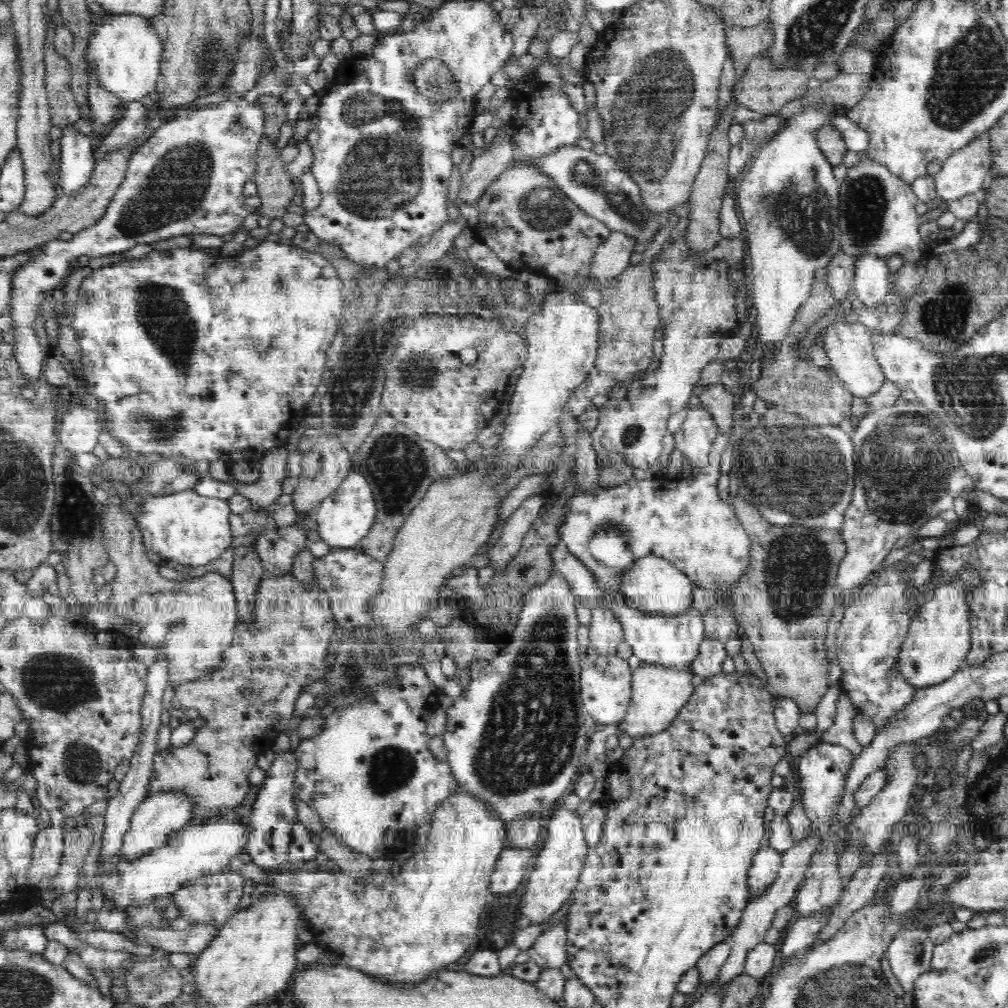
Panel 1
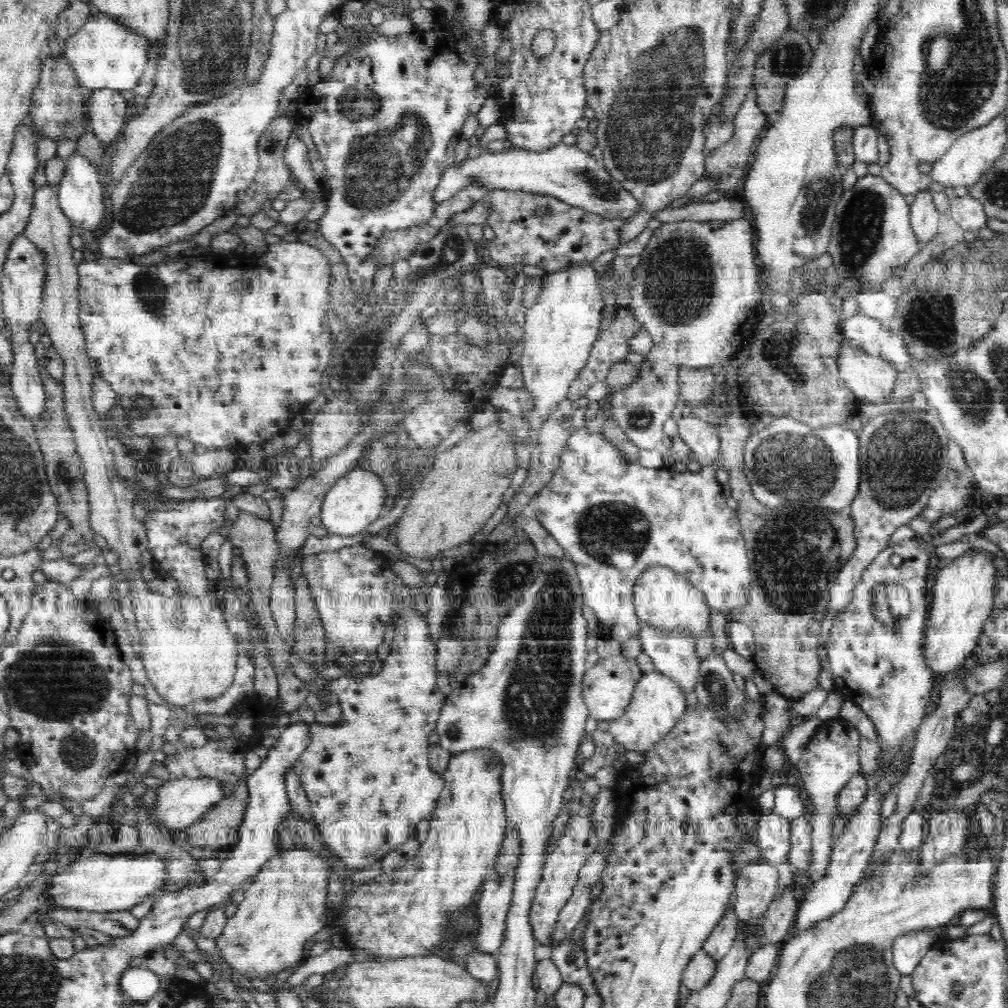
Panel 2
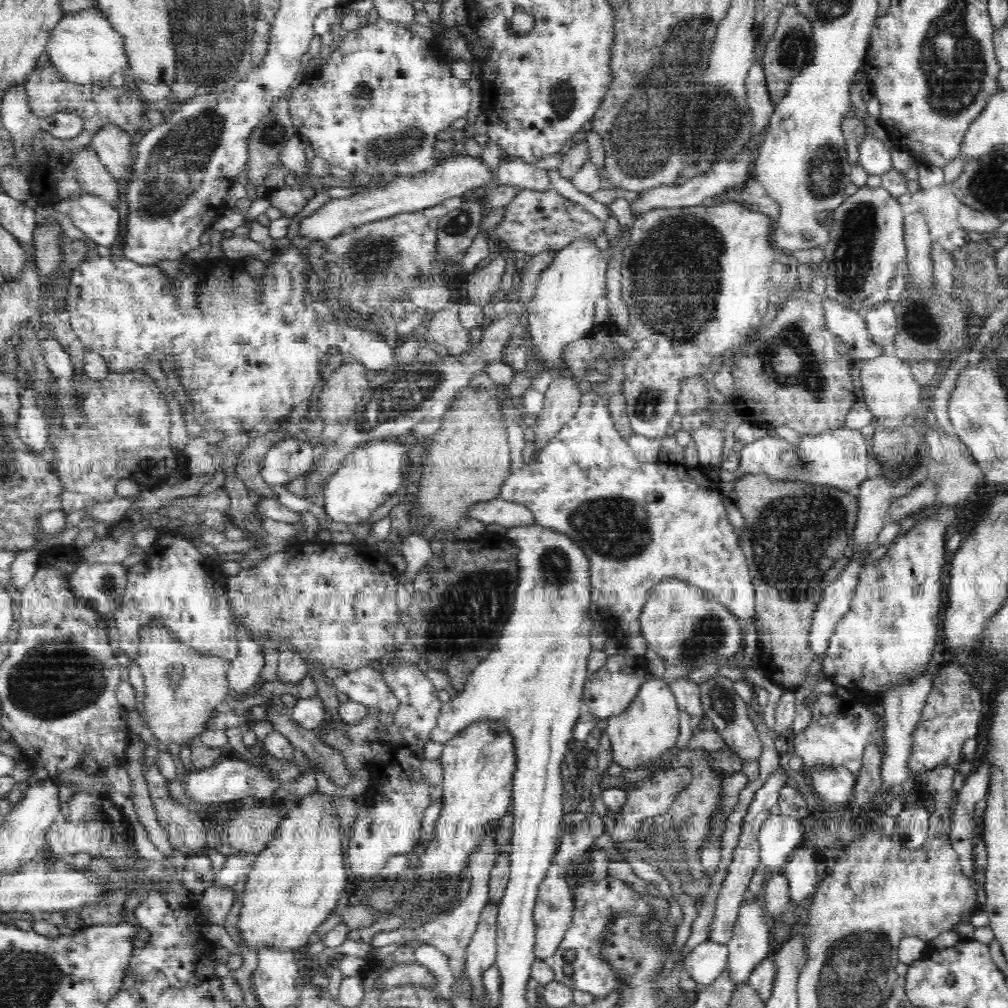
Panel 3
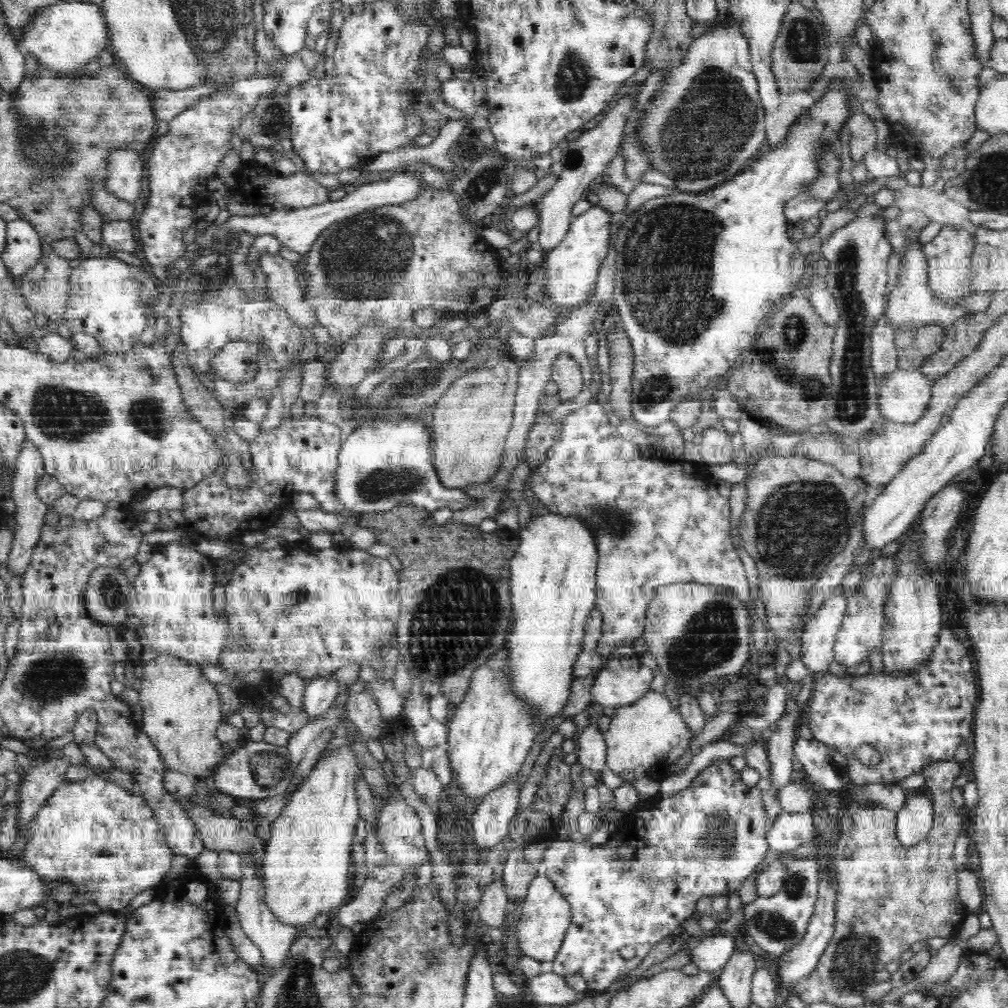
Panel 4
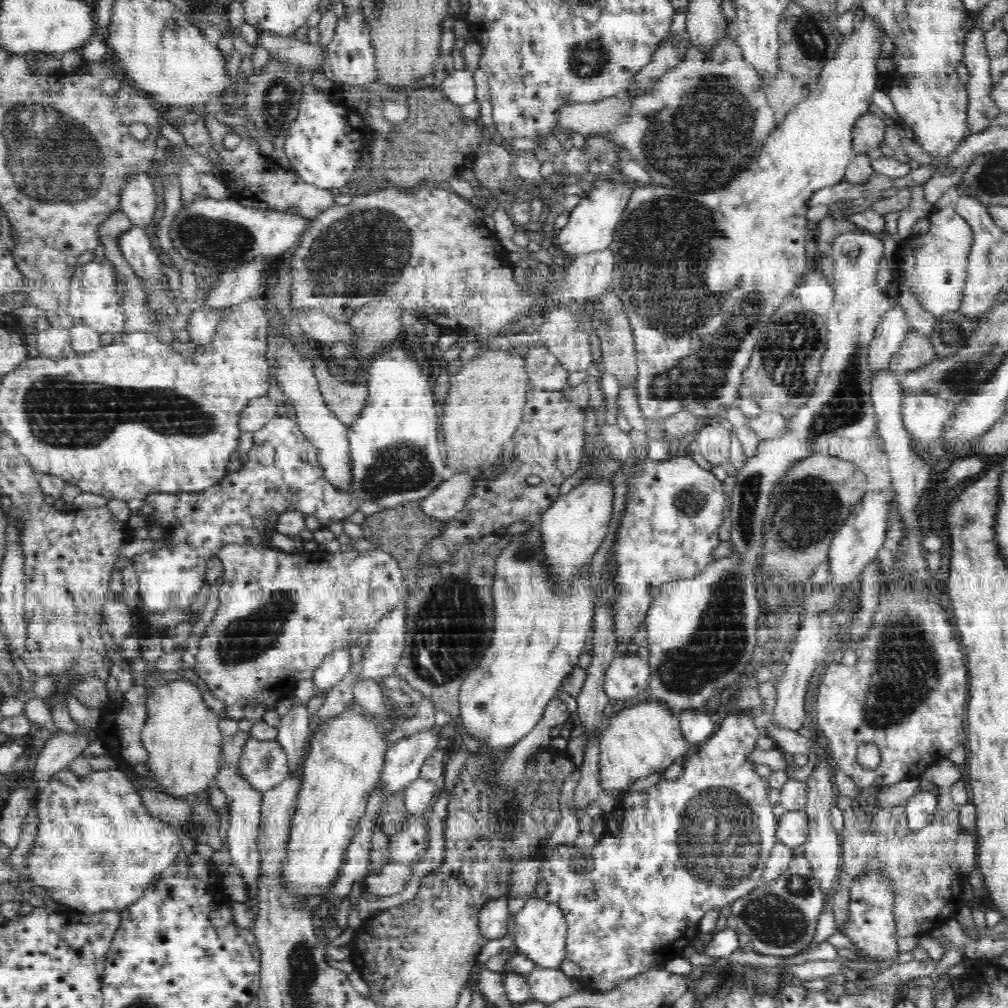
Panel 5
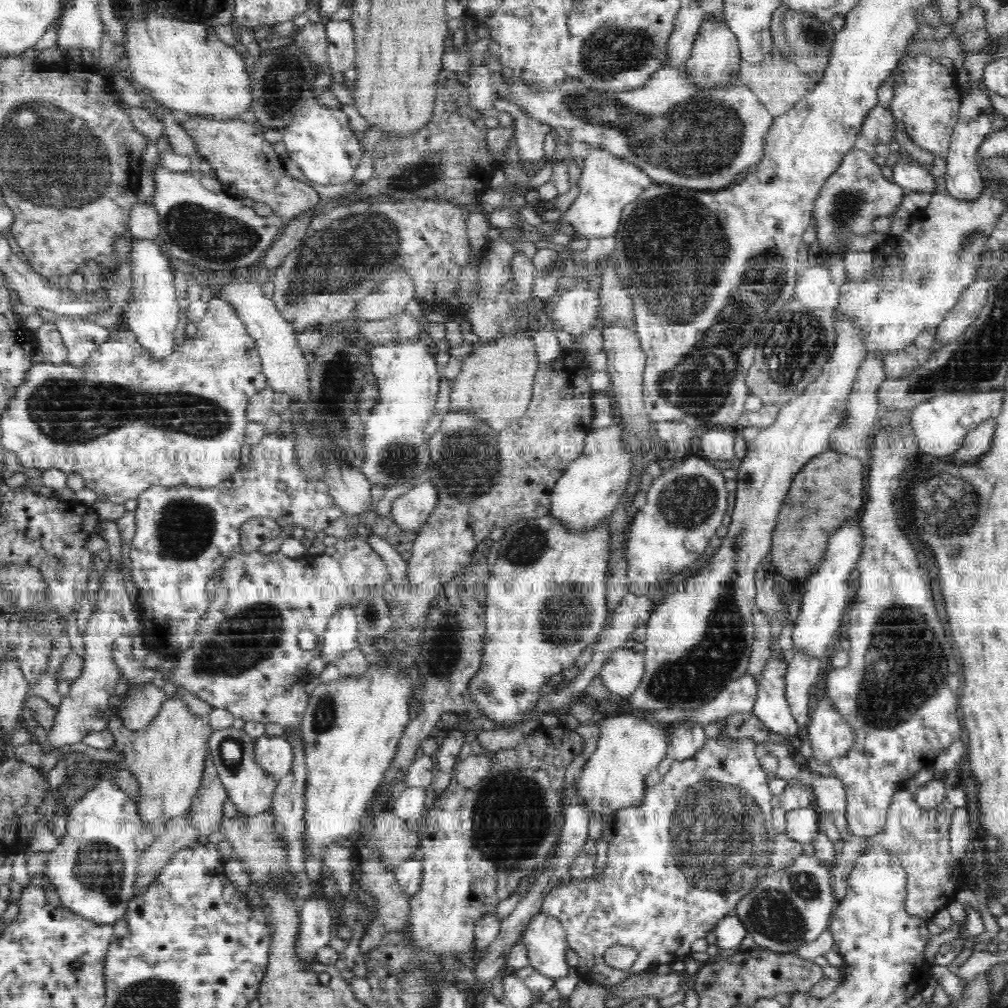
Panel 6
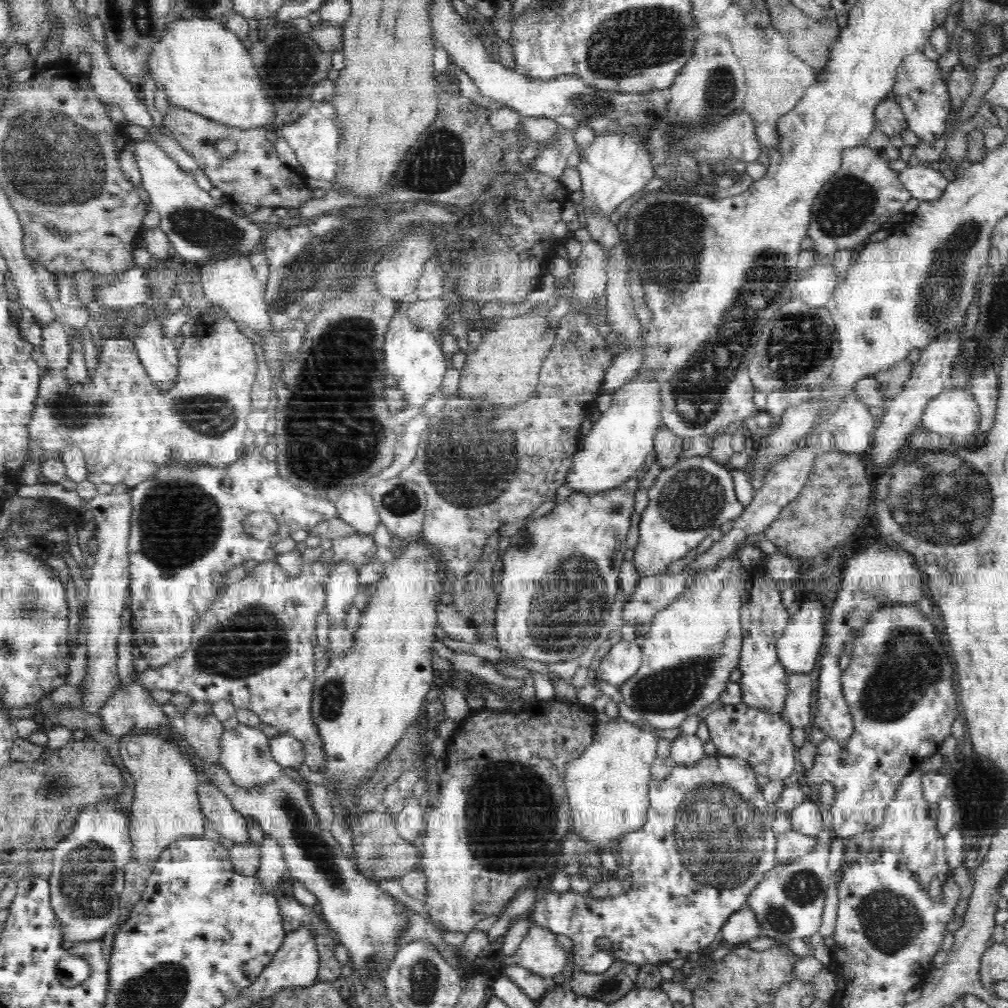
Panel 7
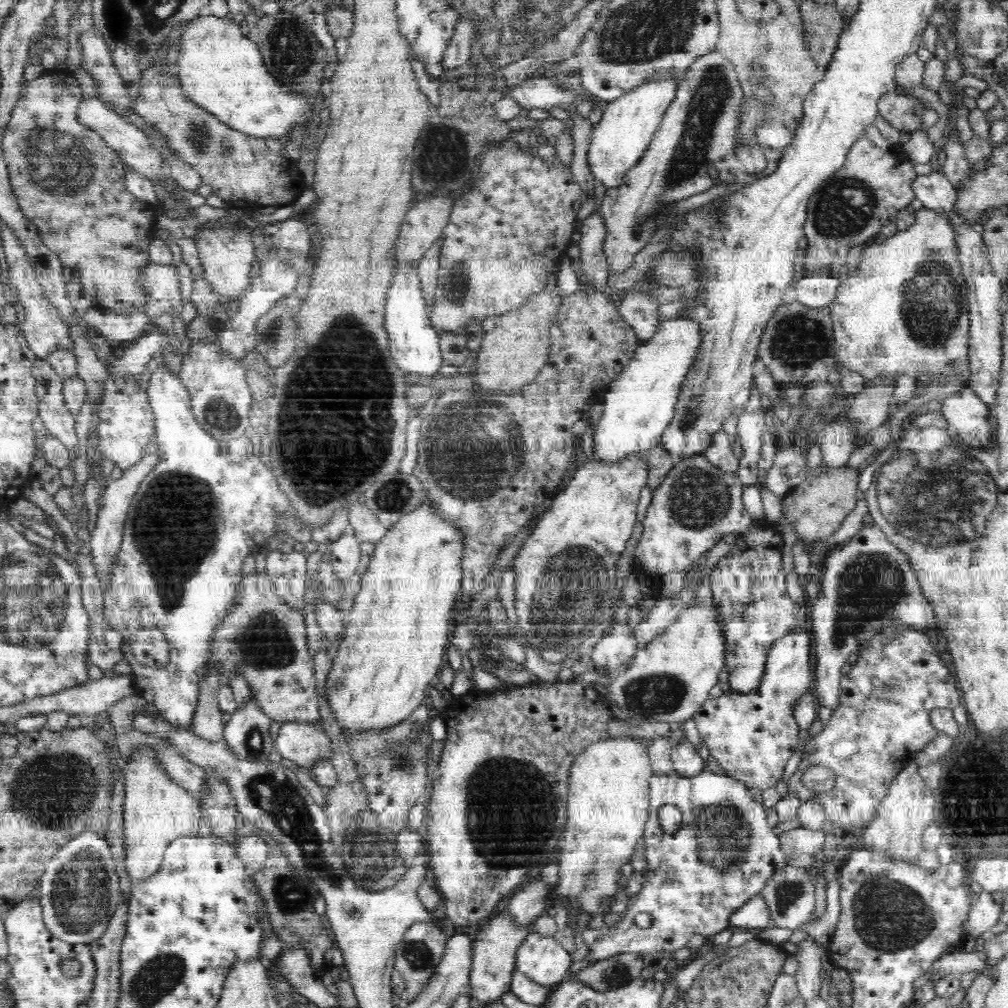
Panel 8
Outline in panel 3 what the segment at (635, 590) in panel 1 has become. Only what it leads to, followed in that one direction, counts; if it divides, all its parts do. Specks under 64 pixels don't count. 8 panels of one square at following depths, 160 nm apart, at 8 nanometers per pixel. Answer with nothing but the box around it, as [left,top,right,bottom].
[639,577,742,668]

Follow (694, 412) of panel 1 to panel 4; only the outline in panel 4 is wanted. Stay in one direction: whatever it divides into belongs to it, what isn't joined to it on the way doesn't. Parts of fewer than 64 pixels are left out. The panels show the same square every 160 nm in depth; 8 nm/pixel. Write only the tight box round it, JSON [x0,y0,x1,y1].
[698,427,734,466]

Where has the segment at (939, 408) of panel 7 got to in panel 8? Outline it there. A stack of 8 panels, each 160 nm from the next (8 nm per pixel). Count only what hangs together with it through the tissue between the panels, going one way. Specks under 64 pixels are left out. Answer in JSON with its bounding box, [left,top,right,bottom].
[939,386,988,434]

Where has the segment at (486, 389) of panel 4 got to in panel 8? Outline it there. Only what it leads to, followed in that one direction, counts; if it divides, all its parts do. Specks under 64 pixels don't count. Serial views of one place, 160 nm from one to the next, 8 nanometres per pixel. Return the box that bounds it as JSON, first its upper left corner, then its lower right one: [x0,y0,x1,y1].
[471,285,563,394]

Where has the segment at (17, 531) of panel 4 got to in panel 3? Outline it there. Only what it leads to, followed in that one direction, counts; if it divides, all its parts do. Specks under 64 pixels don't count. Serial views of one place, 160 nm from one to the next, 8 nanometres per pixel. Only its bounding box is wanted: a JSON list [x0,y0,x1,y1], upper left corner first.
[17,390,49,458]

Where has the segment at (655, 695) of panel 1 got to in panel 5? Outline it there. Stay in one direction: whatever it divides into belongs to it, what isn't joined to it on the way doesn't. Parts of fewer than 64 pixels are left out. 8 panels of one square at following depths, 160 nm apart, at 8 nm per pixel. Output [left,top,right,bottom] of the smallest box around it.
[600,701,694,800]

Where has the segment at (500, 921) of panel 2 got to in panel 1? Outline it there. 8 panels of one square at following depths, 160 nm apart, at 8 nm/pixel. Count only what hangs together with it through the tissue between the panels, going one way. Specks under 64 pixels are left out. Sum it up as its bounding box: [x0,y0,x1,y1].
[490,844,533,897]

